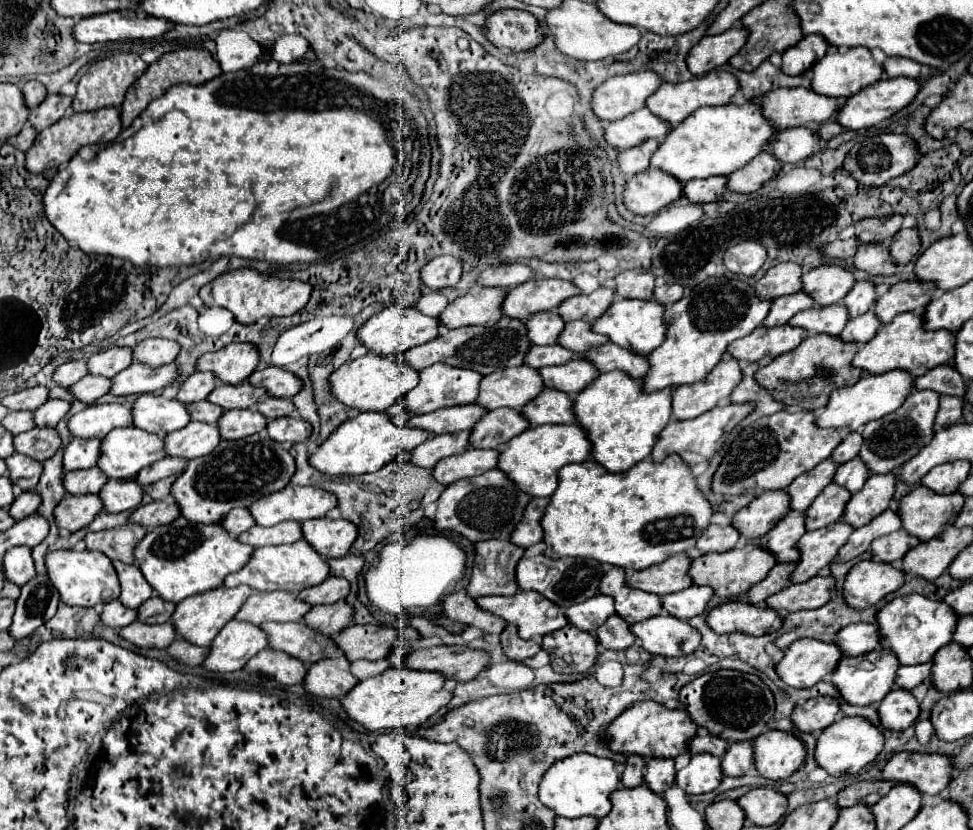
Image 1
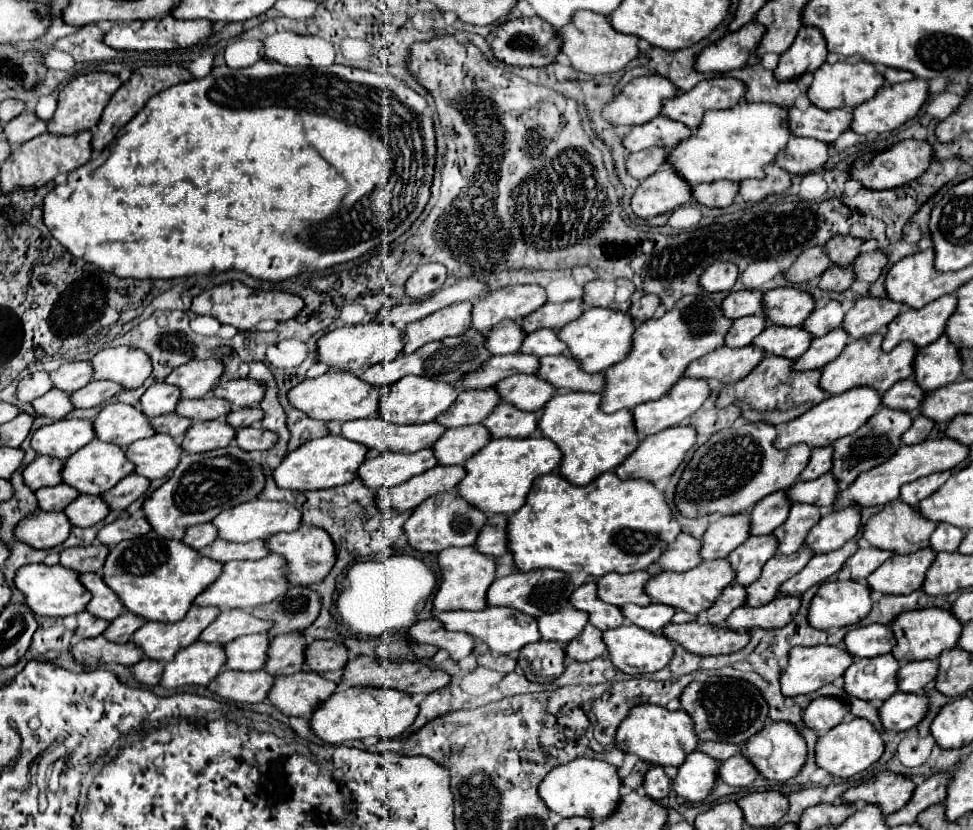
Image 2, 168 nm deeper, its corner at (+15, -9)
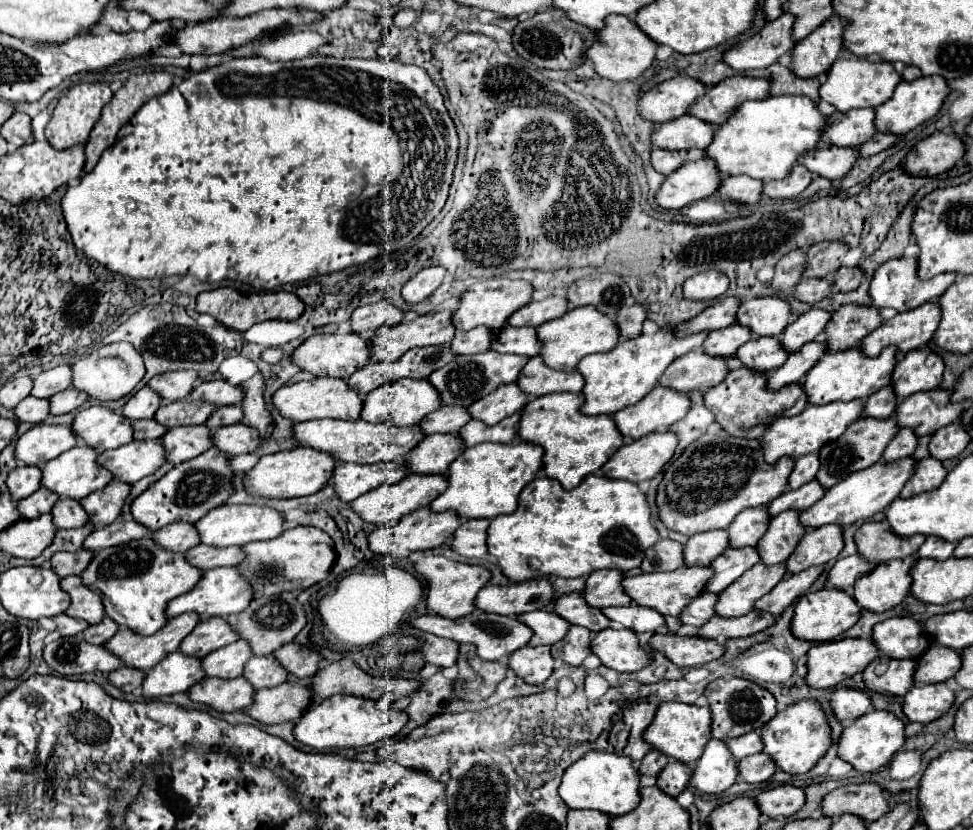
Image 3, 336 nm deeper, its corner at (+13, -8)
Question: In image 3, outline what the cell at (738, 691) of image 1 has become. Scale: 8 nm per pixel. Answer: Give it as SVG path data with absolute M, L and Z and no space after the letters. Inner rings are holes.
M718 678L710 682L704 690L704 696L710 702L710 714L712 714L712 738L718 740L730 740L738 738L742 734L748 734L752 730L760 730L766 722L770 722L776 716L776 700L774 696L758 686L752 680L744 678Z

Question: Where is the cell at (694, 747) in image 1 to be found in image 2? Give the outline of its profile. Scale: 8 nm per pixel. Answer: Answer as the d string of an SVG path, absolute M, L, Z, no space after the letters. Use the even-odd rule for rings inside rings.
M718 741L702 743L702 745L698 745L698 749L700 749L700 751L704 751L704 753L708 753L708 755L712 755L712 757L714 757L714 759L718 759L720 763L722 763L724 759L730 759L730 757L734 757L734 755L742 753L742 745L718 743Z

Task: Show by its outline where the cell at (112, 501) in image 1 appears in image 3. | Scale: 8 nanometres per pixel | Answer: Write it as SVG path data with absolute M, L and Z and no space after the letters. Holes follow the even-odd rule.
M60 498L52 508L52 516L58 528L82 528L90 518L86 510L82 510L82 504L70 498Z

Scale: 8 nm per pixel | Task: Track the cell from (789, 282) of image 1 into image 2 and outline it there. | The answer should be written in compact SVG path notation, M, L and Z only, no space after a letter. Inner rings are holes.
M734 291L722 303L720 309L728 319L740 319L746 315L758 315L762 311L762 293L760 291Z

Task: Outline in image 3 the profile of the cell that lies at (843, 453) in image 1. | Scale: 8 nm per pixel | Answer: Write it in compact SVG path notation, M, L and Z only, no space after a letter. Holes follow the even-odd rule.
M806 454L806 456L802 456L802 458L796 458L796 466L794 466L792 474L790 474L788 486L790 486L790 488L798 488L798 486L814 480L818 470L820 470L818 454Z

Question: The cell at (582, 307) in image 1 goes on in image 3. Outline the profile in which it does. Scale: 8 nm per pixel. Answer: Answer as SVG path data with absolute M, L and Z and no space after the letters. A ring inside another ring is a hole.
M546 298L540 302L530 302L528 306L522 306L520 310L516 310L516 314L512 314L512 318L508 320L510 326L540 326L544 322L550 322L554 318L560 318L568 312L568 302L566 298Z

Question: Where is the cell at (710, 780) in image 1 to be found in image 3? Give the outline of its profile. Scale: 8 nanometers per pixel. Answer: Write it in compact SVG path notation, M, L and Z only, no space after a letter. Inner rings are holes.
M710 740L692 770L690 788L700 794L720 794L730 788L736 778L736 760L726 748L726 744L722 740Z

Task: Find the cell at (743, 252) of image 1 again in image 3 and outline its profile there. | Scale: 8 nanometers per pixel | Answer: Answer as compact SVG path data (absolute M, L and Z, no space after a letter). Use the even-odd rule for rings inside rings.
M720 270L700 272L684 282L684 296L696 300L716 300L730 286L730 280Z

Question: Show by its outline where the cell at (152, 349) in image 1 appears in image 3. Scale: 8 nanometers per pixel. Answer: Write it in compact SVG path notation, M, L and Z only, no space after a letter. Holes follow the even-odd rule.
M116 342L116 344L102 346L90 356L74 362L72 372L74 372L74 378L72 378L74 388L84 390L92 398L118 400L136 388L136 384L144 378L146 368L144 368L142 356L138 354L138 350L134 350L134 346L130 346L130 342Z

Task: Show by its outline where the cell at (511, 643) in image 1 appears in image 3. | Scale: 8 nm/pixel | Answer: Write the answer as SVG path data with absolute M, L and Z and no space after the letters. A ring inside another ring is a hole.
M470 644L460 646L458 668L460 674L454 680L454 694L462 700L488 698L508 672L508 664L504 662L482 662Z

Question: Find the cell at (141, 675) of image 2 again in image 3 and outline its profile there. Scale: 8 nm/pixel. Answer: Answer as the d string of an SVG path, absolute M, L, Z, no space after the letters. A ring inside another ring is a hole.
M128 666L118 668L118 670L110 672L110 676L108 676L108 680L114 686L122 688L124 692L138 692L138 688L142 686L142 678L146 678L146 672L142 672L142 670L130 670Z

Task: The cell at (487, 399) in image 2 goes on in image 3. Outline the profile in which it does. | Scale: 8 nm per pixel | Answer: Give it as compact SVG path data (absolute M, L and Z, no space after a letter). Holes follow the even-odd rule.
M442 406L424 418L420 422L420 428L424 430L424 434L456 434L470 420L472 418L470 414L466 414L464 406Z

